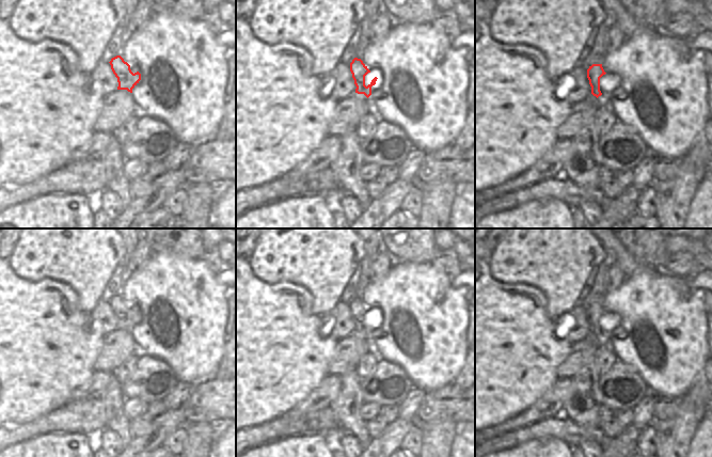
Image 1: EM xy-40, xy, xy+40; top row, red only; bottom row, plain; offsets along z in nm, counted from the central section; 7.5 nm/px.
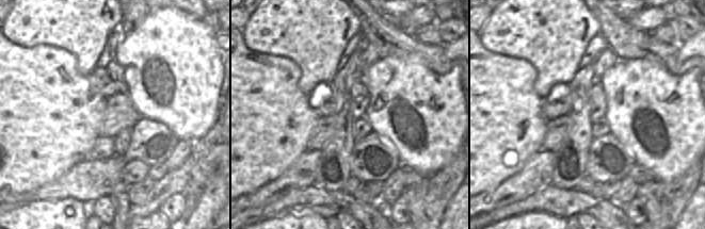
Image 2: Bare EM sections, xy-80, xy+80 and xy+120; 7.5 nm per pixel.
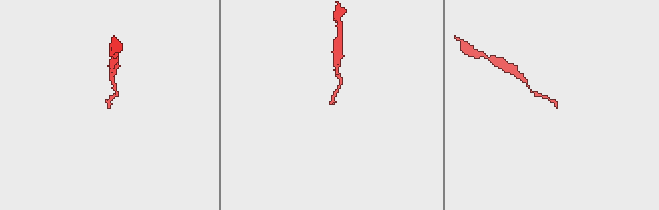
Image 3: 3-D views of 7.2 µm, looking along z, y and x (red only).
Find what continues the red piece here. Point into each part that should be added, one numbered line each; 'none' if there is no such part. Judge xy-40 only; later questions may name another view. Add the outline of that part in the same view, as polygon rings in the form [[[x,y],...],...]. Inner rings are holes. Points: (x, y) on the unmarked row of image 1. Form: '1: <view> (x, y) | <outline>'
none

